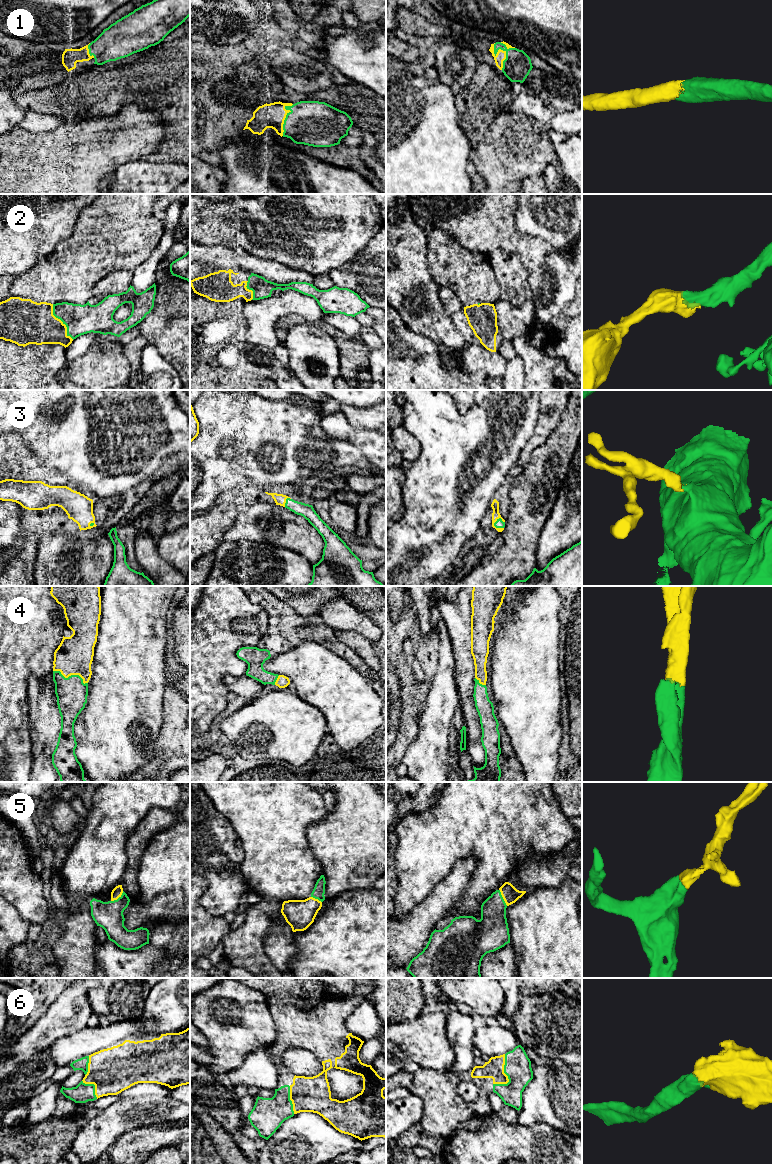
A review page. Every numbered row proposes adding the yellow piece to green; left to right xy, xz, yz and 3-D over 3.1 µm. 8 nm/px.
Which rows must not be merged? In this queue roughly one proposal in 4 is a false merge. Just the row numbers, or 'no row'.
no row

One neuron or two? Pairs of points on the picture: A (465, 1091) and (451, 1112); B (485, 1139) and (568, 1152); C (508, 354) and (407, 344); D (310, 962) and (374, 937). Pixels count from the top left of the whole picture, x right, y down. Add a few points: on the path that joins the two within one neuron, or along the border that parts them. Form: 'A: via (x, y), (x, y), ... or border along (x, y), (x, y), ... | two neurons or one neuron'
A: border along (462, 1080), (457, 1092), (466, 1101), (475, 1101) | two neurons
B: via (506, 1142), (525, 1142), (540, 1145), (547, 1150) | one neuron
C: border along (498, 352), (506, 361) | two neurons
D: via (326, 962), (349, 962), (358, 953) | one neuron

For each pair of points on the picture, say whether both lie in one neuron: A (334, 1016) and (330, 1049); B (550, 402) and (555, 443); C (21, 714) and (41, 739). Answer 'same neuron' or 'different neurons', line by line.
A: same neuron
B: different neurons
C: different neurons

